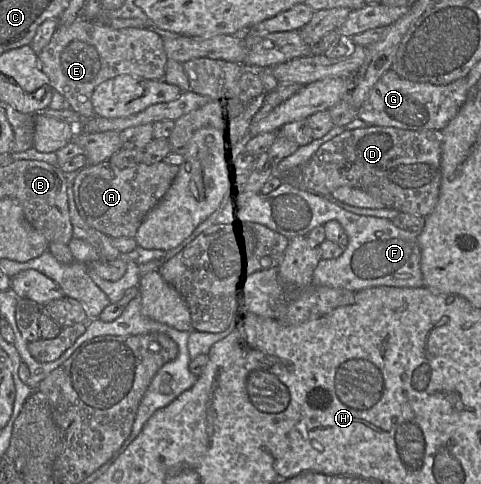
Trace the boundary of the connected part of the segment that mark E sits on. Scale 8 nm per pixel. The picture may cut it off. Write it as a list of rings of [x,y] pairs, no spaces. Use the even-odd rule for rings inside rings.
[[[78,19],[68,25],[59,25],[49,43],[38,54],[38,59],[52,88],[63,95],[70,109],[85,120],[97,116],[91,96],[99,84],[118,75],[162,80],[168,57],[163,39],[150,28],[114,29],[107,23]]]

